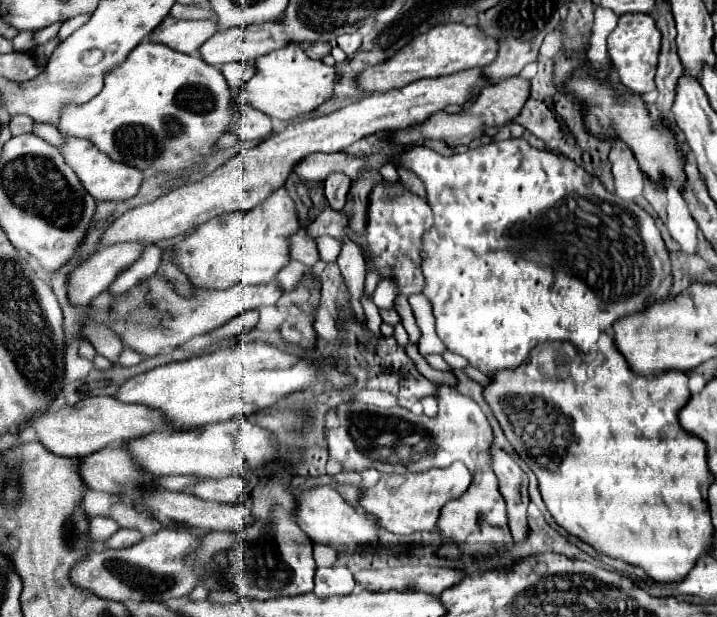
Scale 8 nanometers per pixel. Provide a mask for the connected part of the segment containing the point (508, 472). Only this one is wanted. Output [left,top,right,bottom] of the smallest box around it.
[492,448,530,544]

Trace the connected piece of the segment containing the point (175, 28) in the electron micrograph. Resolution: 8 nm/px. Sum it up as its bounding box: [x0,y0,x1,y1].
[150,16,218,54]

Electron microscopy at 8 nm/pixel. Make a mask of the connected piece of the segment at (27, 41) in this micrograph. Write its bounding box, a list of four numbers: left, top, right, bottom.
[12,32,38,52]

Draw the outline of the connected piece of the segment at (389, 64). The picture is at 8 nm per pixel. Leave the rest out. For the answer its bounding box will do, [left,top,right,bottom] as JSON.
[354,24,496,92]

